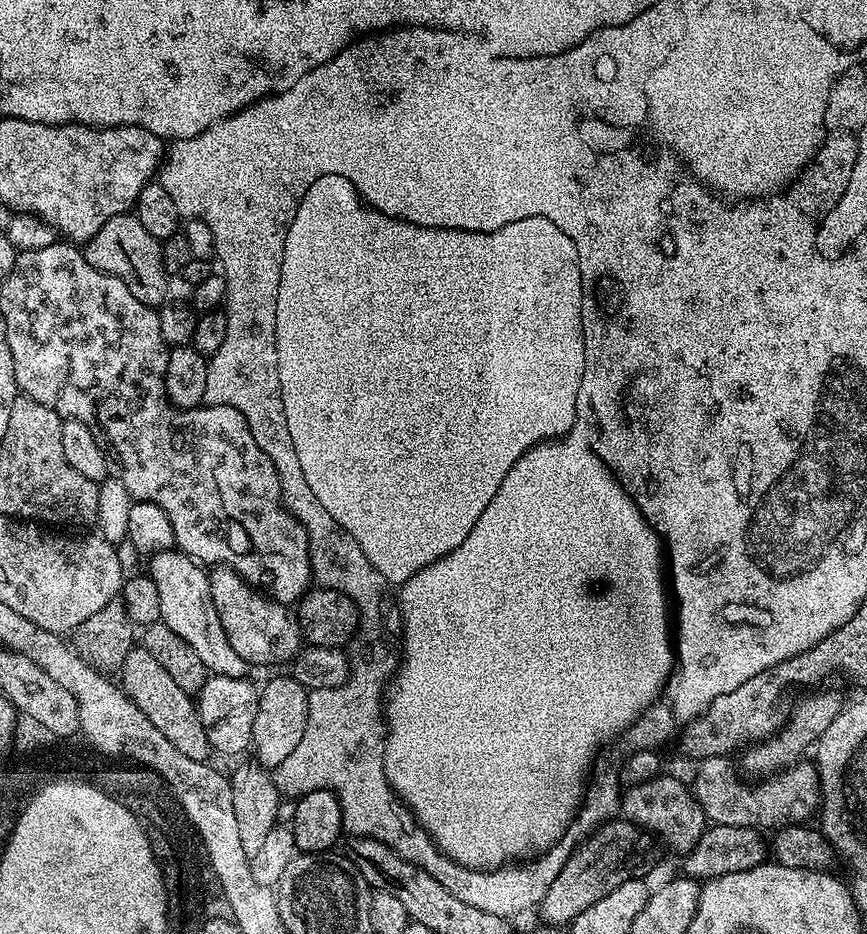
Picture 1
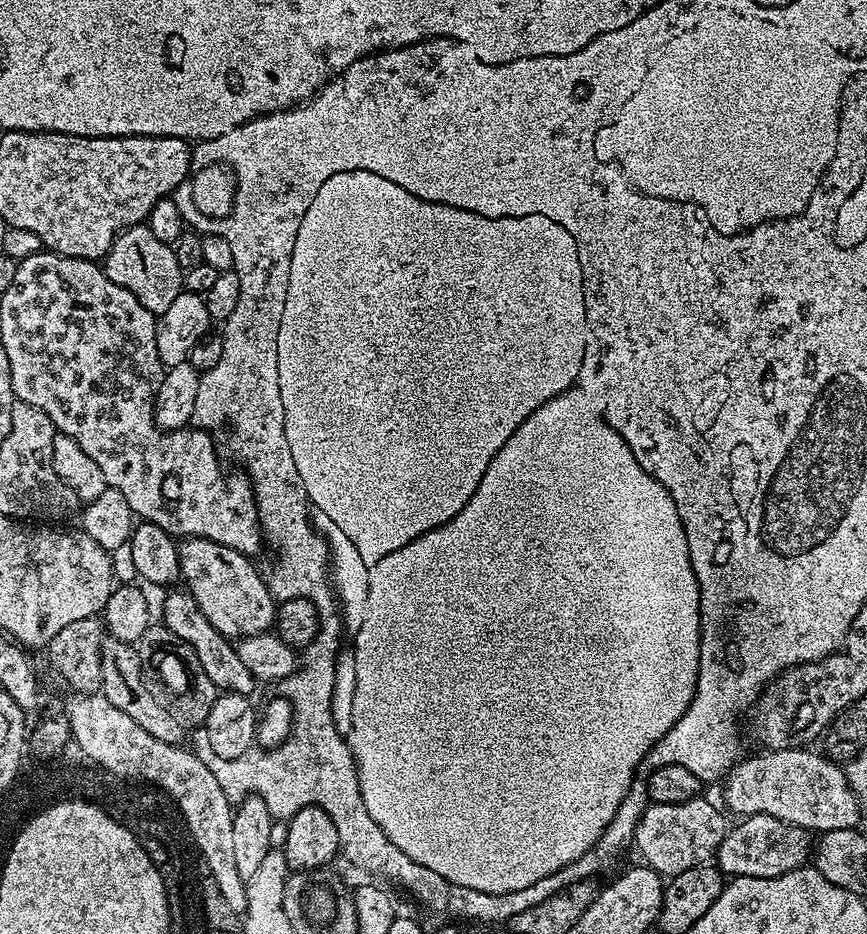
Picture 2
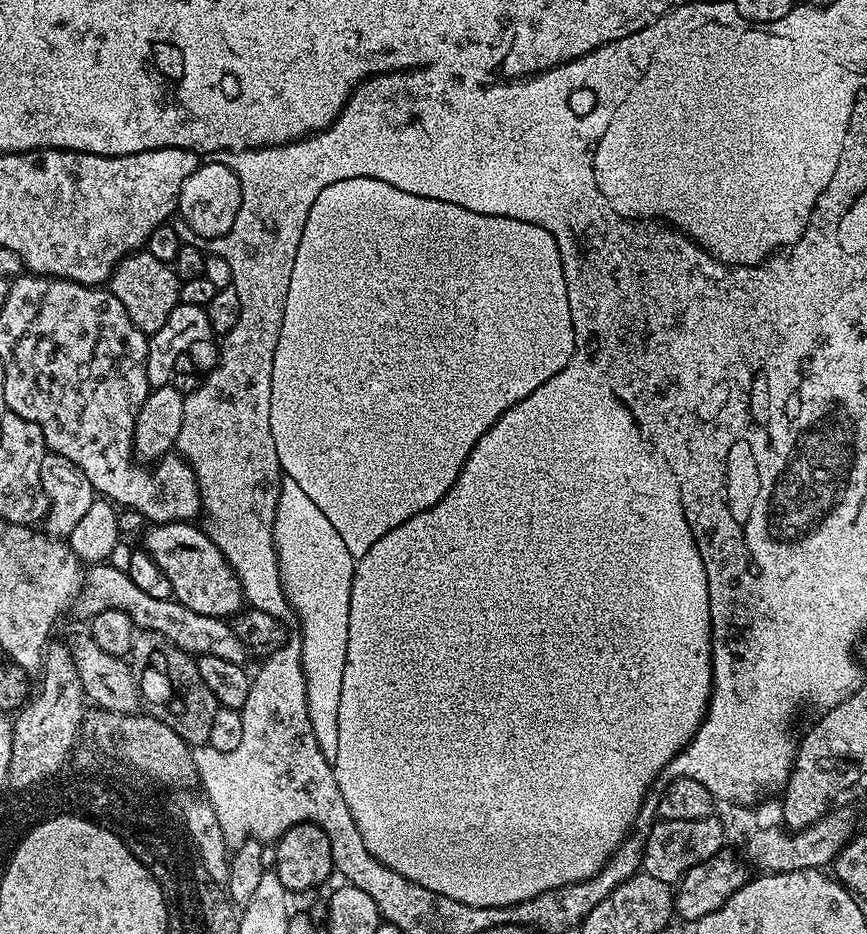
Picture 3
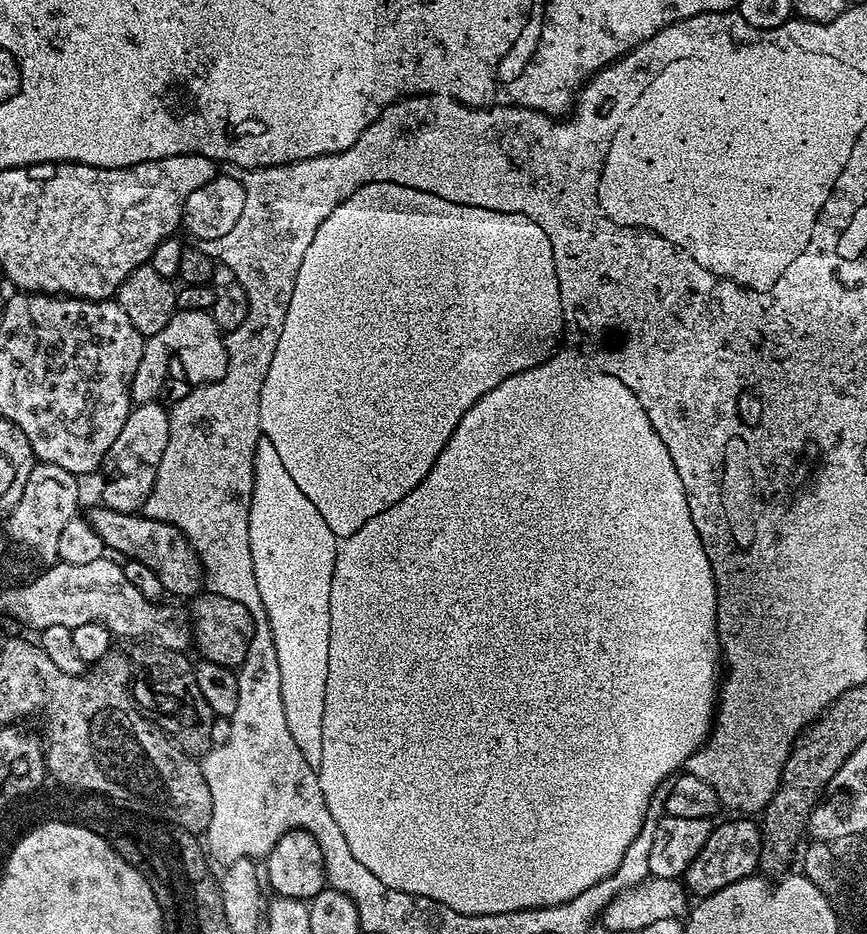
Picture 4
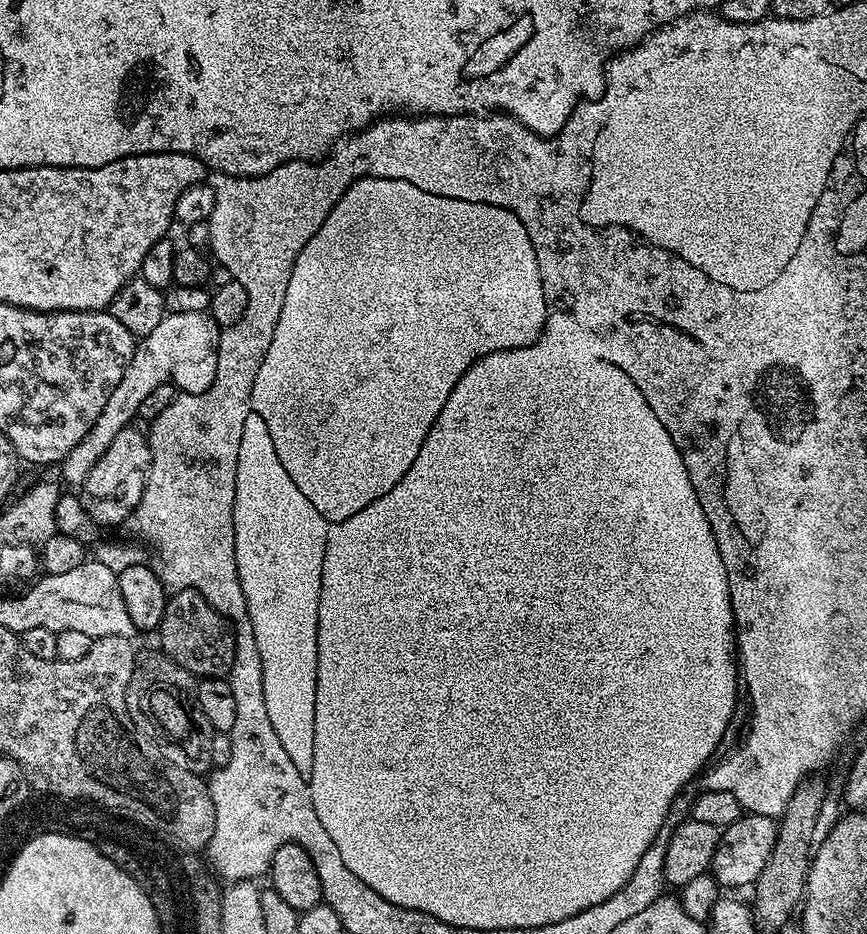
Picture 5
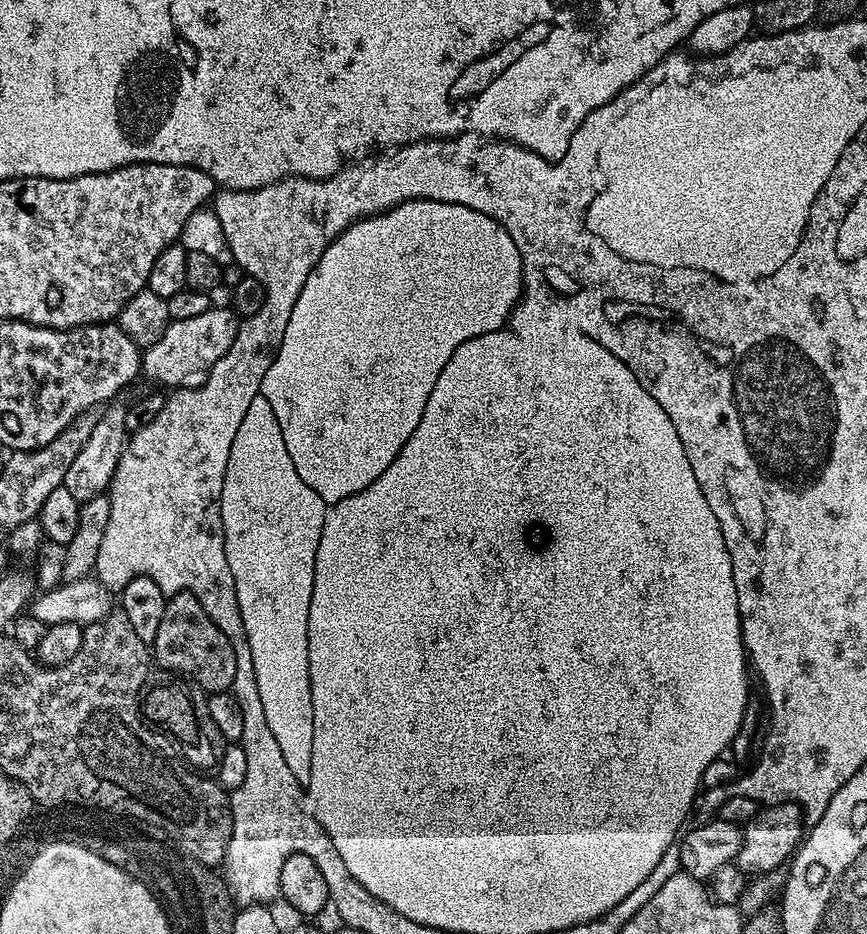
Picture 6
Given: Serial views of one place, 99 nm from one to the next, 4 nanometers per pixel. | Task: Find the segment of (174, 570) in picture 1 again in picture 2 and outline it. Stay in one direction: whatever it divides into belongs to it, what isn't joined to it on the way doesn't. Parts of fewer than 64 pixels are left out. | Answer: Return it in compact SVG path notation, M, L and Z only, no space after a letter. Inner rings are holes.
M187 590L171 592L167 593L169 596L164 600L163 624L170 631L176 632L178 638L187 642L198 654L198 662L202 666L202 670L206 670L206 678L210 678L210 682L214 682L216 689L221 693L251 697L251 692L258 687L258 681L239 658L237 649L230 643L229 637L223 636L221 632L214 630L214 626L210 626L210 622L206 622L206 614L202 614L202 610L198 610L198 606L192 600L191 592Z

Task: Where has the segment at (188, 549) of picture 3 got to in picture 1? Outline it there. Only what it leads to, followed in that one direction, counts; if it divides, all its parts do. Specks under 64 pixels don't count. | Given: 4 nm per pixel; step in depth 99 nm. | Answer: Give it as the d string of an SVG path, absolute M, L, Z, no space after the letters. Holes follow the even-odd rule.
M216 566L211 569L208 577L210 594L214 598L214 610L218 610L218 618L222 618L222 626L226 630L226 638L230 638L230 646L250 666L256 664L280 664L291 661L302 648L300 625L296 623L295 615L285 605L270 600L250 585L236 572L227 566Z

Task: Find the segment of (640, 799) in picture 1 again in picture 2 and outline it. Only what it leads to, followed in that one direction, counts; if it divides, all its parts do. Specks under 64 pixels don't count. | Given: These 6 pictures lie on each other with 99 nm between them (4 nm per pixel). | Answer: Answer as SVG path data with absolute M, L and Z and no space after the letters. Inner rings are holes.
M695 798L678 802L677 804L650 803L641 820L637 824L634 848L640 851L640 856L647 867L652 868L661 878L671 878L682 874L691 868L698 868L701 864L713 859L716 847L722 842L726 831L724 824L725 813L715 808L708 800Z

